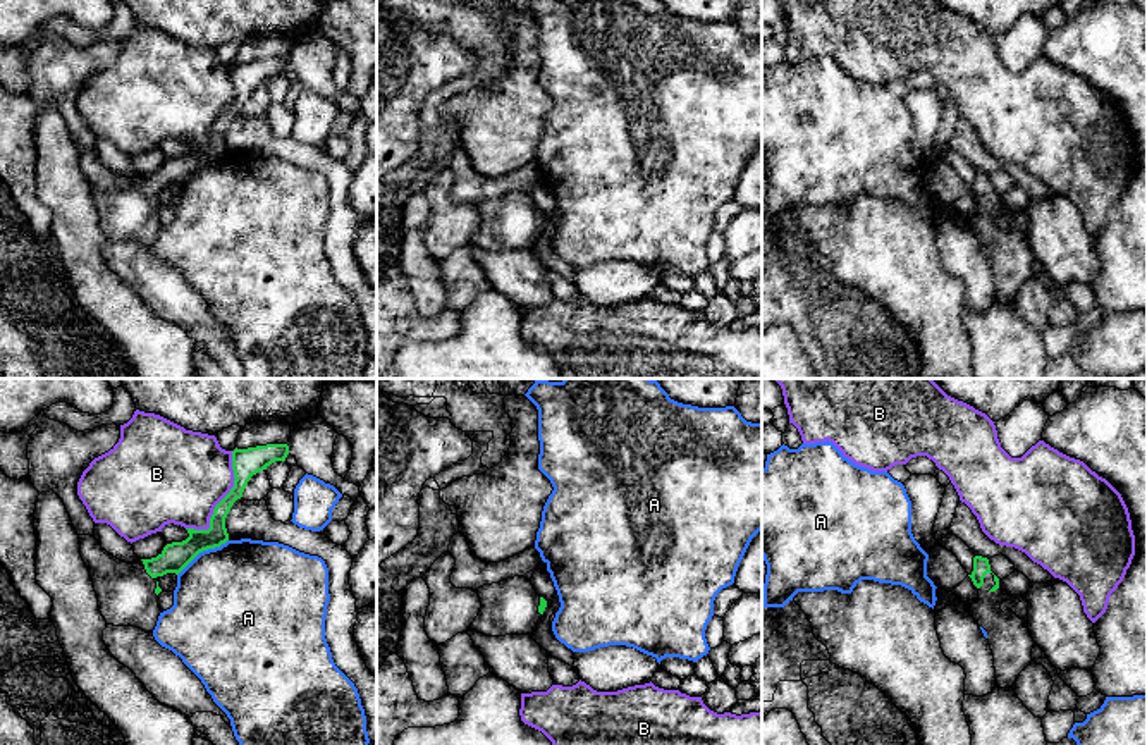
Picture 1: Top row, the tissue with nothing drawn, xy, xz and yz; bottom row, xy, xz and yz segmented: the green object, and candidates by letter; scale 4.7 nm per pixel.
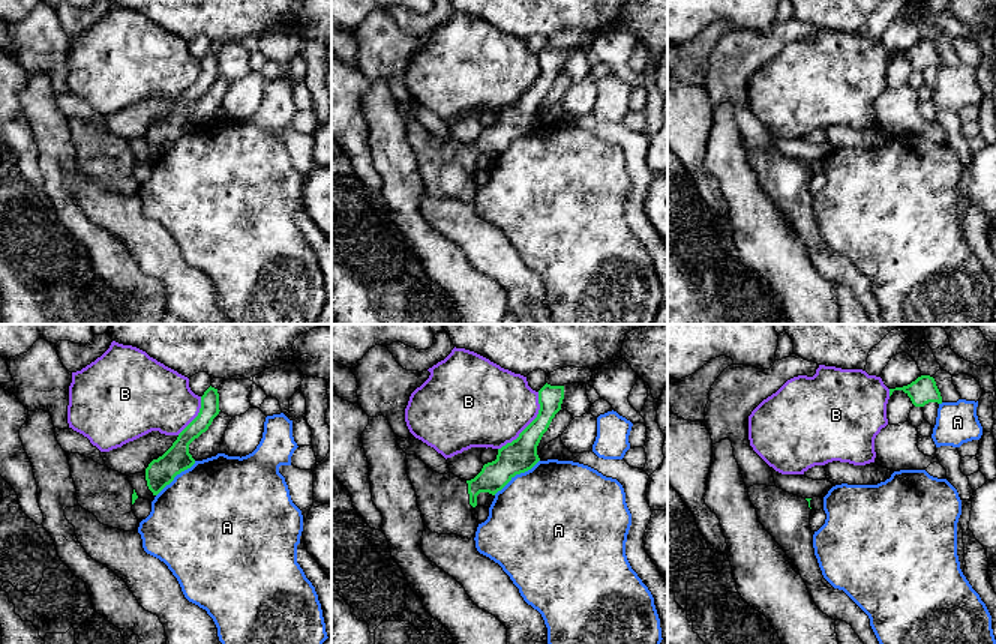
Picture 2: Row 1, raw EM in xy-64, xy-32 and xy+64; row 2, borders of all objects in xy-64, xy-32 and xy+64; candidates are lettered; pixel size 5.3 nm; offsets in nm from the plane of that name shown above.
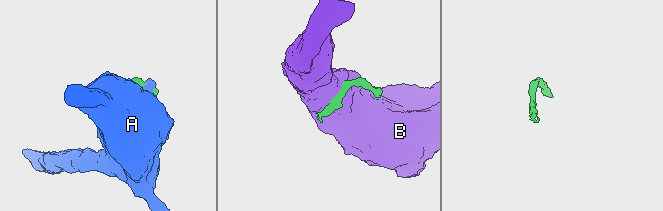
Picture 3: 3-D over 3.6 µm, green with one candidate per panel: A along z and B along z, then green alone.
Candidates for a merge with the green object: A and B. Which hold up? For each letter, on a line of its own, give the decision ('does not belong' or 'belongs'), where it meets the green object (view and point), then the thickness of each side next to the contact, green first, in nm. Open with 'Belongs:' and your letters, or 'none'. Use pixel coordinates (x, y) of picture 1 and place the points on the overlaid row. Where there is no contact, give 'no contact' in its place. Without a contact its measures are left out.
Belongs: none
A: does not belong; meets green in xy at (202, 551); 140 nm thick on the green side, 480 nm on the other
B: does not belong; meets green in xy at (220, 501); 130 nm thick on the green side, 440 nm on the other

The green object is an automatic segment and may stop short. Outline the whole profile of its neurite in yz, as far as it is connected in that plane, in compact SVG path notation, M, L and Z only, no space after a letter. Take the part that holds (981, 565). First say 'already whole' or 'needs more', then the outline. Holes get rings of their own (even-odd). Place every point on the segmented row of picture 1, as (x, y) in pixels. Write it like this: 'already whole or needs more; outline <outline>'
needs more; outline M973 557L968 575L978 588L978 597L966 600L970 616L987 631L994 656L996 685L1009 688L1032 661L1034 638L1023 619L1011 609L1001 611L1001 602L1013 595L999 588L999 578L991 571L987 557Z

